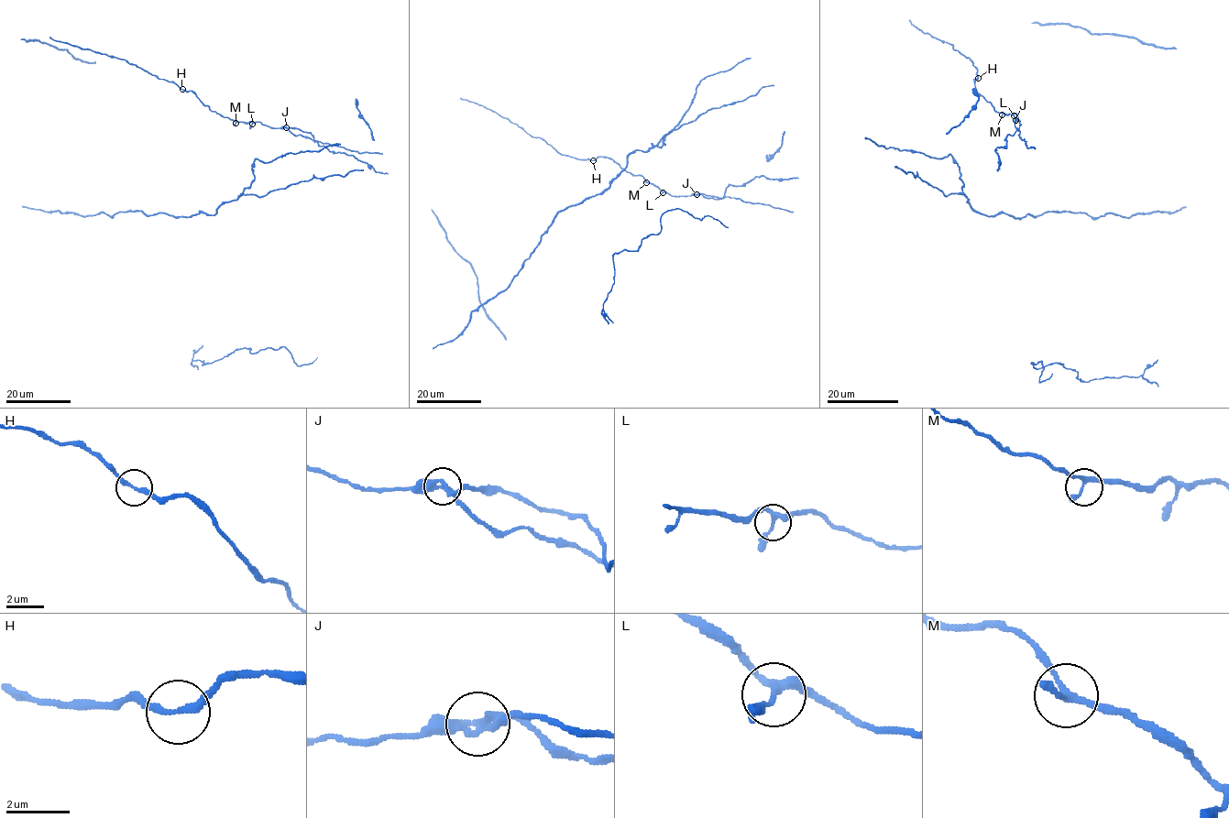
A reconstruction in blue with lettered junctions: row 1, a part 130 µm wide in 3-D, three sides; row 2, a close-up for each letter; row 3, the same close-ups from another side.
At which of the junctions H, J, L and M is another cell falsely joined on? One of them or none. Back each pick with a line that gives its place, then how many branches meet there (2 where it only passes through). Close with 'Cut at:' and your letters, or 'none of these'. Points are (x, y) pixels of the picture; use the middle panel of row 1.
J: place (696, 194); branches 3
Cut at: J

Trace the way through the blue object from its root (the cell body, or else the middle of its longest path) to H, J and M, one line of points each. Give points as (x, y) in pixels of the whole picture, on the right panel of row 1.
H: (990, 103), (977, 92), (974, 80), (978, 78)
J: (990, 103), (996, 112), (1016, 114), (1018, 118), (1015, 120)
M: (990, 103), (1002, 114)

